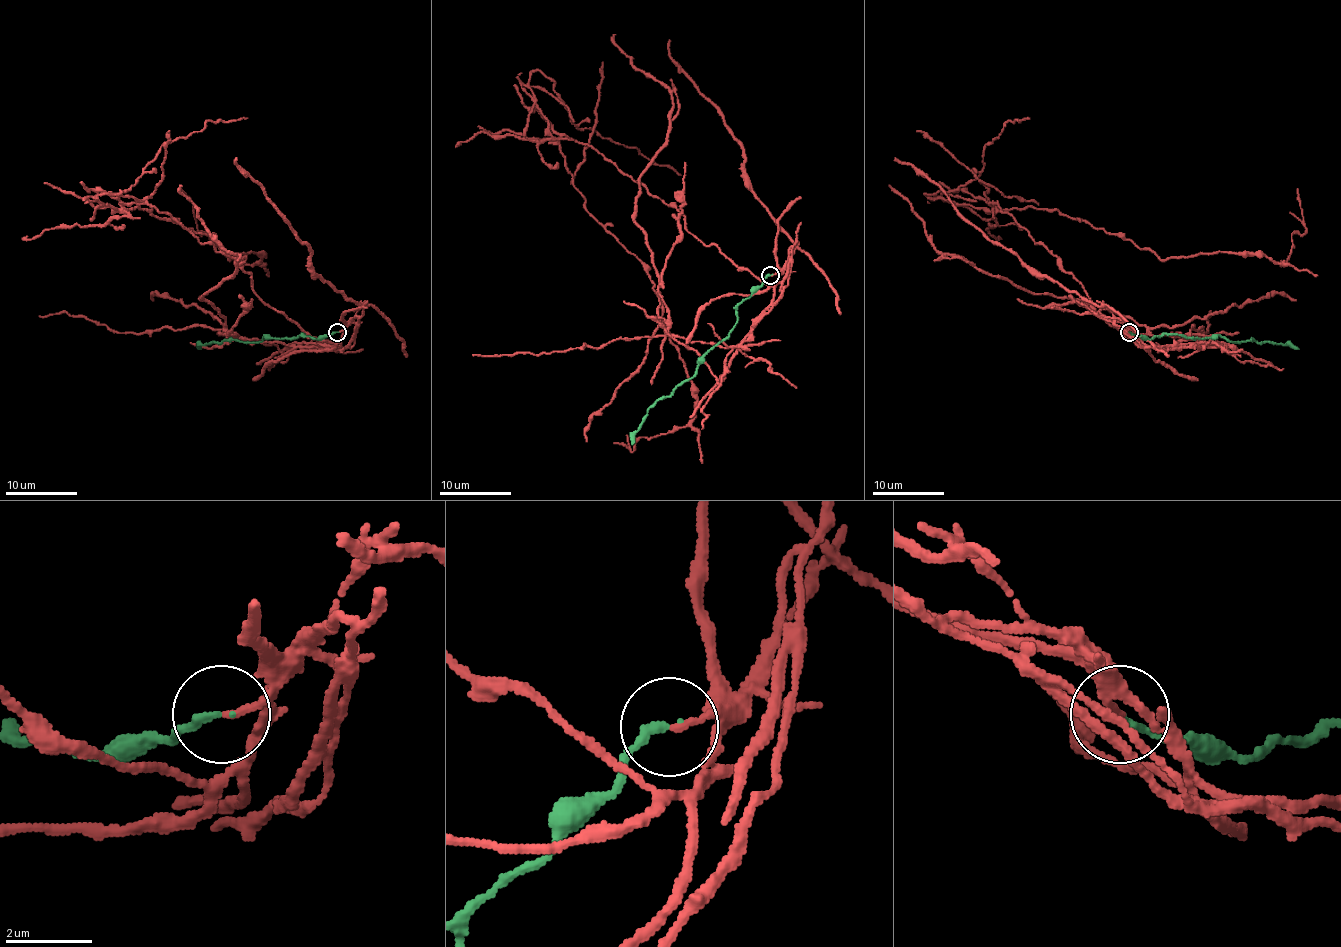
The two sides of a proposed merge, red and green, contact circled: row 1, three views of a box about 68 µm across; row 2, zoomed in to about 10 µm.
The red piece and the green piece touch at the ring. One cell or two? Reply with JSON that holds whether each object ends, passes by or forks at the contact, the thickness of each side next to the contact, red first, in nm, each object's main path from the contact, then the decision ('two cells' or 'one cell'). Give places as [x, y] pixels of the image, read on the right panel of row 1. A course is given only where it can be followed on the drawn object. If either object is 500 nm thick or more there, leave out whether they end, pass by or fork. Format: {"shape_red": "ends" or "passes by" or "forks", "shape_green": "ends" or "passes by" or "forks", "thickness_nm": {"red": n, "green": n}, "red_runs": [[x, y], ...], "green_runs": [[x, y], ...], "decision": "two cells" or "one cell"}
{"shape_red": "ends", "shape_green": "ends", "thickness_nm": {"red": 130, "green": 180}, "red_runs": [[1130, 331], [990, 204], [1055, 210], [1162, 260], [1218, 251], [1282, 265], [1305, 231], [1296, 188]], "green_runs": [[1130, 331], [1153, 338], [1175, 333], [1196, 338], [1219, 337], [1232, 342], [1289, 344], [1298, 349]], "decision": "two cells"}

